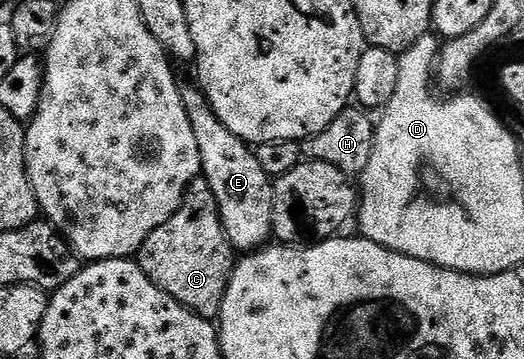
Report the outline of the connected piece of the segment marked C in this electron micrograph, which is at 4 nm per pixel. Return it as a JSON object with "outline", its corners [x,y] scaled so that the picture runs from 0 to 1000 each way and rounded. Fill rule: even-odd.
{"outline":[[[389,490],[374,493],[357,521],[342,588],[311,632],[296,632],[281,655],[281,677],[258,708],[258,724],[296,799],[324,816],[349,855],[384,883],[420,886],[426,822],[445,763],[448,696],[433,666],[418,577]]]}

